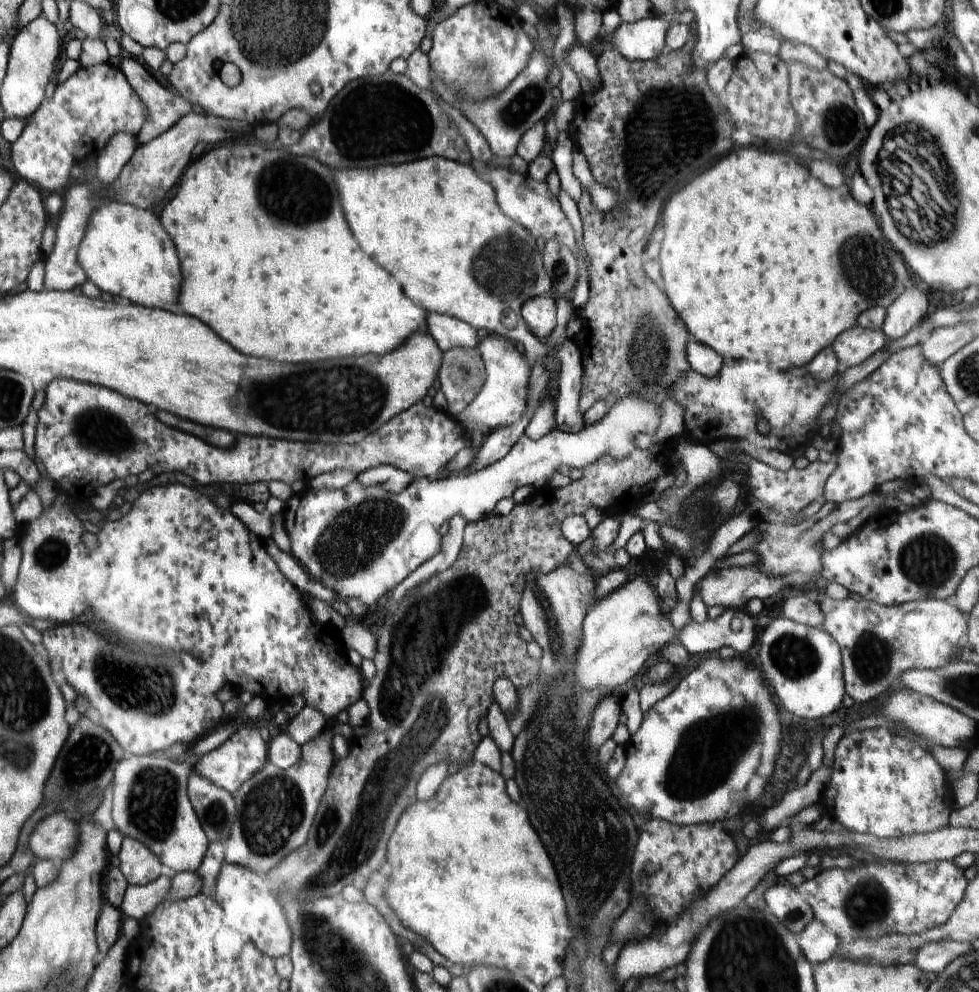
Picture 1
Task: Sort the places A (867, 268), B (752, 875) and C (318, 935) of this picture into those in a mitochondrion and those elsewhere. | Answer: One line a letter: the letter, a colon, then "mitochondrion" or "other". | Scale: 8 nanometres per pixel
A: mitochondrion
B: other
C: mitochondrion

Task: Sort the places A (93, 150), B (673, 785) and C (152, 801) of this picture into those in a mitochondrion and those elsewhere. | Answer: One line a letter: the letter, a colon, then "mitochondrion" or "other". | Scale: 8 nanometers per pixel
A: other
B: mitochondrion
C: mitochondrion

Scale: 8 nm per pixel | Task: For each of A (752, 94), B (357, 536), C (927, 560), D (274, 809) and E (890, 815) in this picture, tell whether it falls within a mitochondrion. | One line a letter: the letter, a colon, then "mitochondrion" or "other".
A: other
B: mitochondrion
C: mitochondrion
D: mitochondrion
E: other

